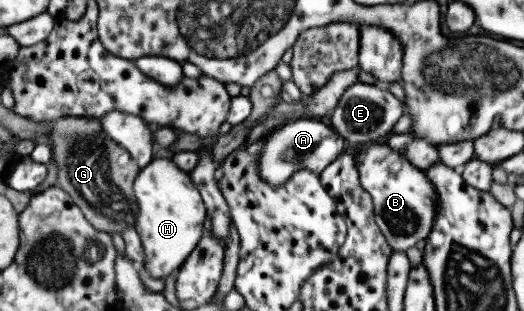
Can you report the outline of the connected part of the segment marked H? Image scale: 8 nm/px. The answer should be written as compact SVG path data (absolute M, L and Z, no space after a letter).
M158 154L155 156L149 165L138 173L133 184L133 190L139 207L134 228L142 242L145 255L143 259L144 269L148 271L152 279L165 279L172 273L176 274L176 271L200 241L207 214L206 206L198 188L192 183L190 175L180 170L168 155Z

